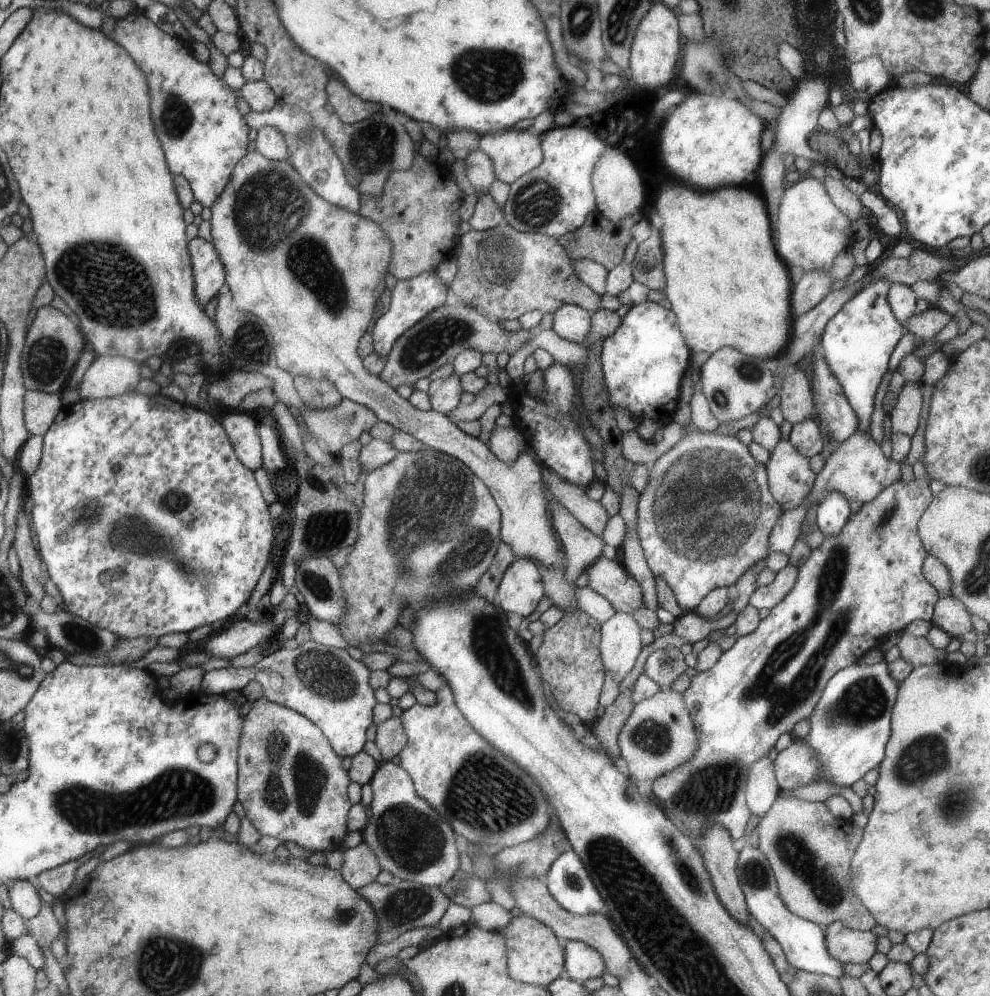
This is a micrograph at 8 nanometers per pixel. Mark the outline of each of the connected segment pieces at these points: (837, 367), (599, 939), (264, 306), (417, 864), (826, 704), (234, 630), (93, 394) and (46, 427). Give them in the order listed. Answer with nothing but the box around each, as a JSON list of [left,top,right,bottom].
[[822,279,906,432],[510,877,632,979],[211,150,567,570],[362,761,458,887],[804,660,899,788],[201,618,275,660],[81,356,142,398],[26,391,63,436]]

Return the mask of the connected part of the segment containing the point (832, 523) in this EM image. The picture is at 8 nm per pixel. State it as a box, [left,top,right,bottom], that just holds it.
[817,492,852,537]

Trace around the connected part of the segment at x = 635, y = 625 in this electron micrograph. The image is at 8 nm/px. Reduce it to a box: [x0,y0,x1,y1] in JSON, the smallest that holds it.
[602,611,643,682]

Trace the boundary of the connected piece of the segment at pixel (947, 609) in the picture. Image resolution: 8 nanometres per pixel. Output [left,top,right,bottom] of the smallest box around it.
[932,595,974,637]

